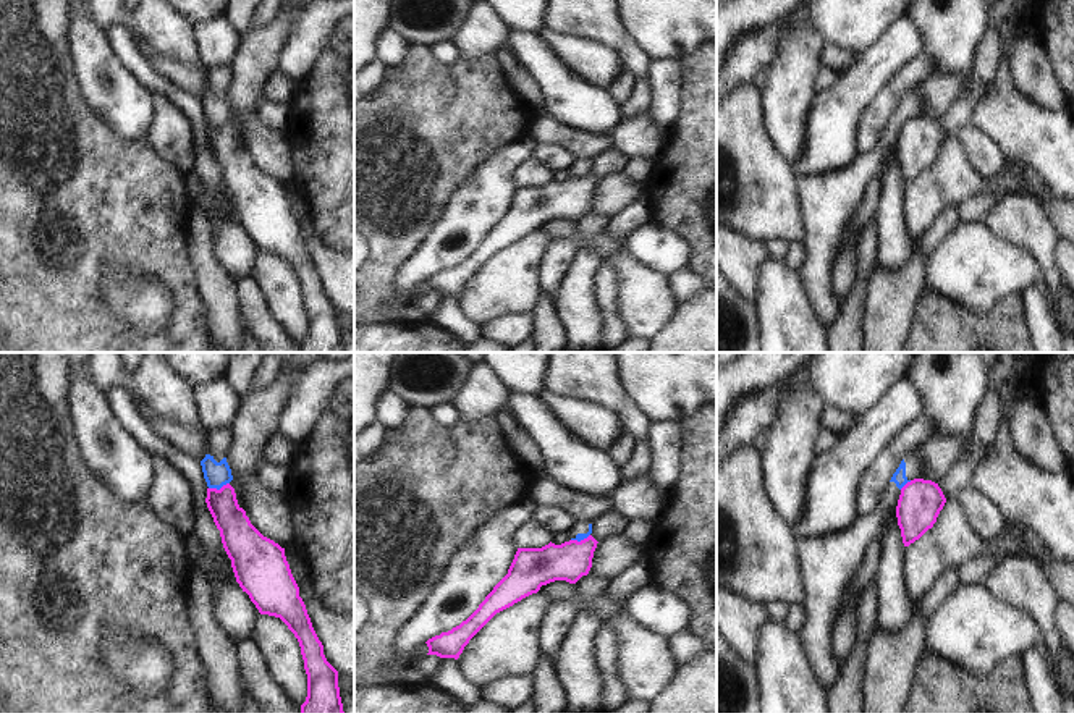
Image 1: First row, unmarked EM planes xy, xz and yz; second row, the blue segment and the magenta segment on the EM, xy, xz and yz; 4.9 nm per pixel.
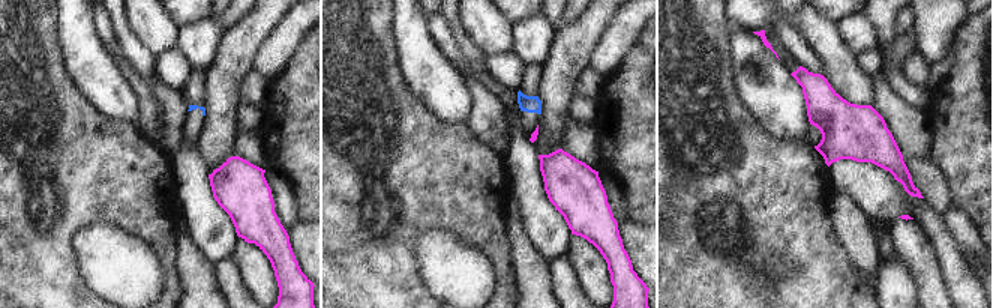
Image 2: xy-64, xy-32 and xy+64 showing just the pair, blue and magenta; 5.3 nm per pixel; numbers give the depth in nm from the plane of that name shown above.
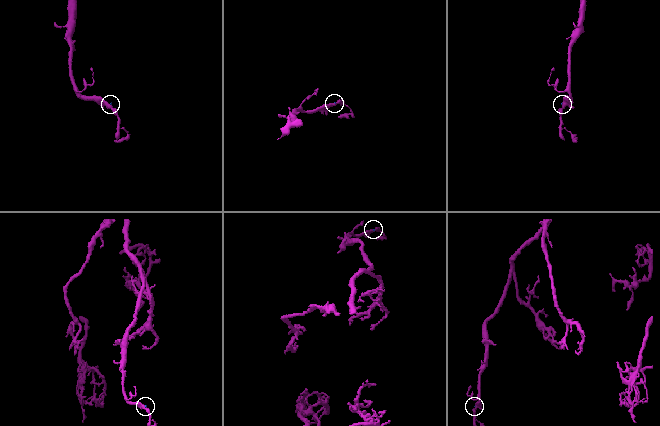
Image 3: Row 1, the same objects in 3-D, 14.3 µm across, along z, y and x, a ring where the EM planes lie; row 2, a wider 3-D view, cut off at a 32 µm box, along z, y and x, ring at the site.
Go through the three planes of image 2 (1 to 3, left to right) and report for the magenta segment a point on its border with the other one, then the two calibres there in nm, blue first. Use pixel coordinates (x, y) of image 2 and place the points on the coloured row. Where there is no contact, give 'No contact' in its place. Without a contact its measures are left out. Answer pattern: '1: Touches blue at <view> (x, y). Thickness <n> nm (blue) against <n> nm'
1: No contact
2: No contact
3: No contact

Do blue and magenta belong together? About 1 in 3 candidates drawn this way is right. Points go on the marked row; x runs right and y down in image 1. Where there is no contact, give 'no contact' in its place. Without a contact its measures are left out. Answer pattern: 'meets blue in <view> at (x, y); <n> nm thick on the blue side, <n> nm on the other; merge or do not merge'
meets blue in xy at (219, 489); 130 nm thick on the blue side, 170 nm on the other; do not merge

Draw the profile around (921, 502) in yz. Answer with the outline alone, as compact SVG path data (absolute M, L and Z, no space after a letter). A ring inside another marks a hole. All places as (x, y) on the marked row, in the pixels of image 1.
M914 479L901 488L896 517L904 546L933 527L945 503L941 488L932 480Z

